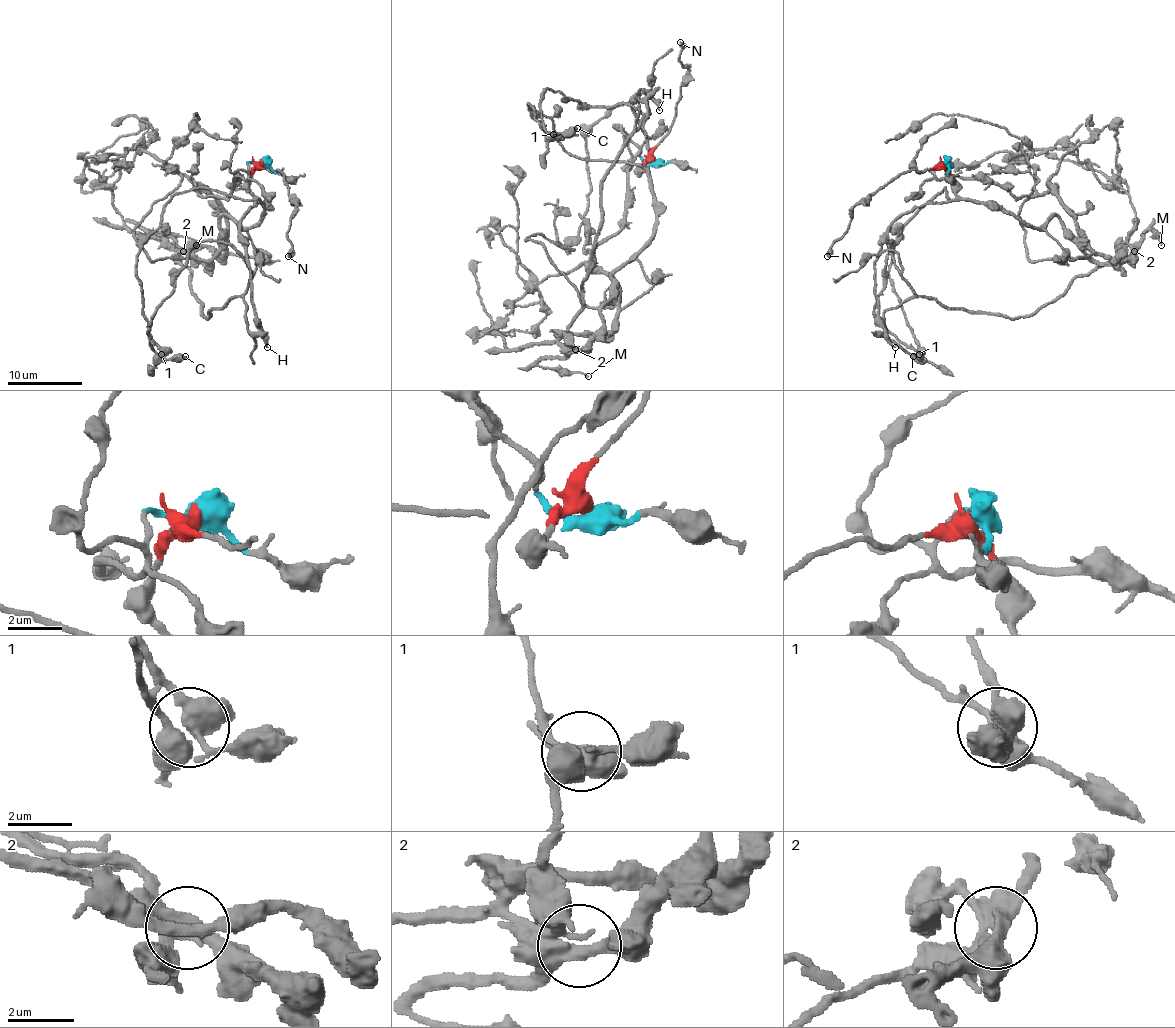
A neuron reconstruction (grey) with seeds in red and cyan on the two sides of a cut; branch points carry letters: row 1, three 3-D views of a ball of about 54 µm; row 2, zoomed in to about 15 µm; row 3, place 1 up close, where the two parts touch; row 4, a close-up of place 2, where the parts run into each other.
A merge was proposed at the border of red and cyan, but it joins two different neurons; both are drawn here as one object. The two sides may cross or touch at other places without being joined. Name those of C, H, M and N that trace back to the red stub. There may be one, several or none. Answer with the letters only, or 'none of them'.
C, H, M, N

